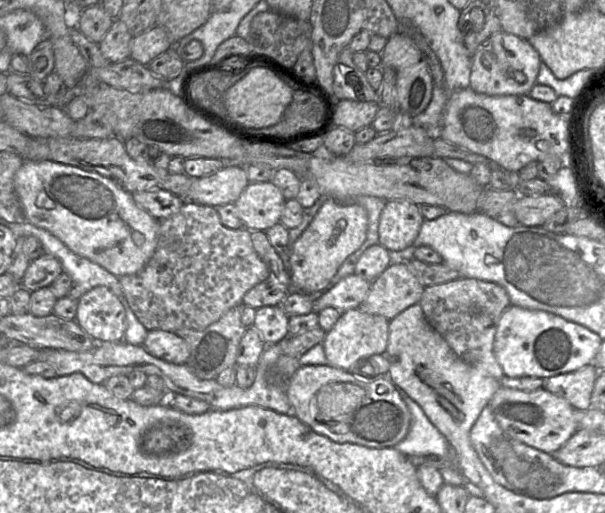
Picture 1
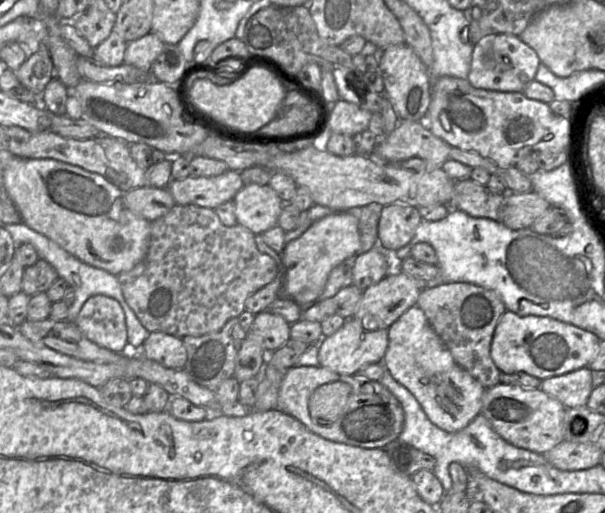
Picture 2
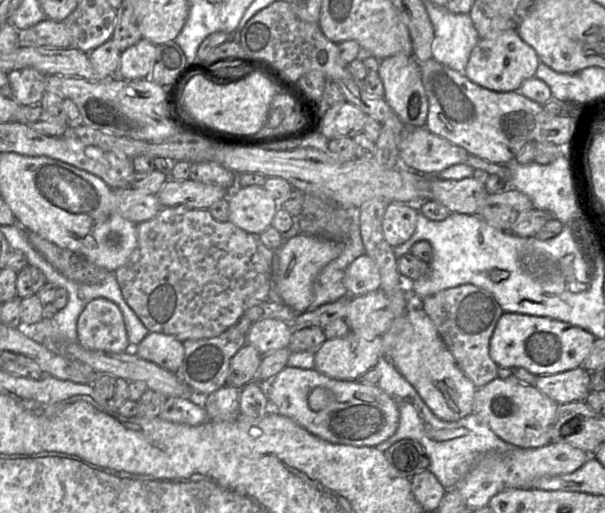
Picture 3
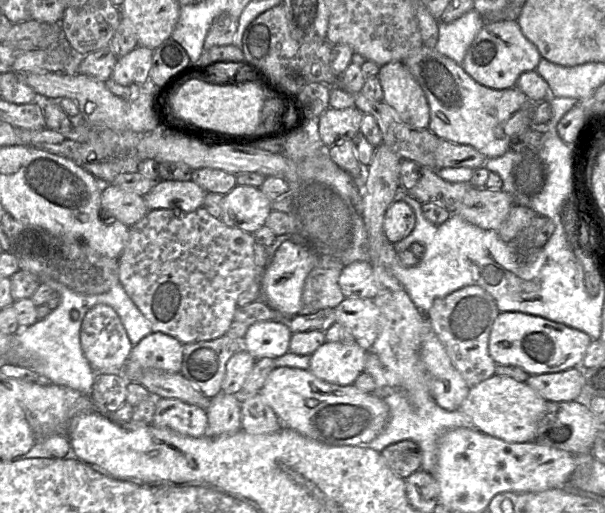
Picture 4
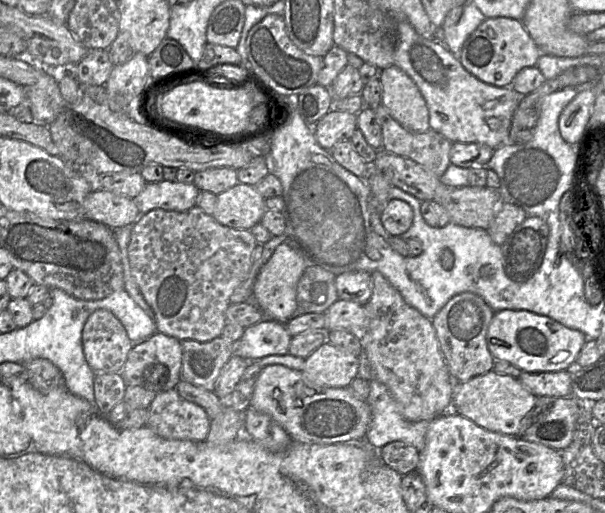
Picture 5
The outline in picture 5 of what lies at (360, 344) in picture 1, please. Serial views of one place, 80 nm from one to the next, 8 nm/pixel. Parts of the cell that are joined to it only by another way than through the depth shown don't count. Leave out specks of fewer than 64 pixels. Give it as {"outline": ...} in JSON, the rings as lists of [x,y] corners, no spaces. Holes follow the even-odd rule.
{"outline":[[[328,340],[305,359],[305,379],[320,387],[346,388],[357,377],[359,358]]]}

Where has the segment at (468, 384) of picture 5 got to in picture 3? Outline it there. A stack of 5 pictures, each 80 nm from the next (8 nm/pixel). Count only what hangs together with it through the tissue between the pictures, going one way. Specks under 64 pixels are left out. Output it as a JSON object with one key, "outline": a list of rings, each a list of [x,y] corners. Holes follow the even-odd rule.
{"outline":[[[497,377],[476,390],[473,413],[508,444],[520,448],[538,448],[551,442],[558,406],[534,385]]]}

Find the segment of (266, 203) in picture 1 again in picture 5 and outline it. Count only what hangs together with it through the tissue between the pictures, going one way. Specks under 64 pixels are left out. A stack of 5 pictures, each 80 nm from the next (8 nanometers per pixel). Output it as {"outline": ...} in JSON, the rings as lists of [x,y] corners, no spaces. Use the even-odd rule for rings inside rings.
{"outline":[[[237,183],[217,195],[213,217],[222,225],[250,230],[266,212],[265,198],[255,186]]]}

